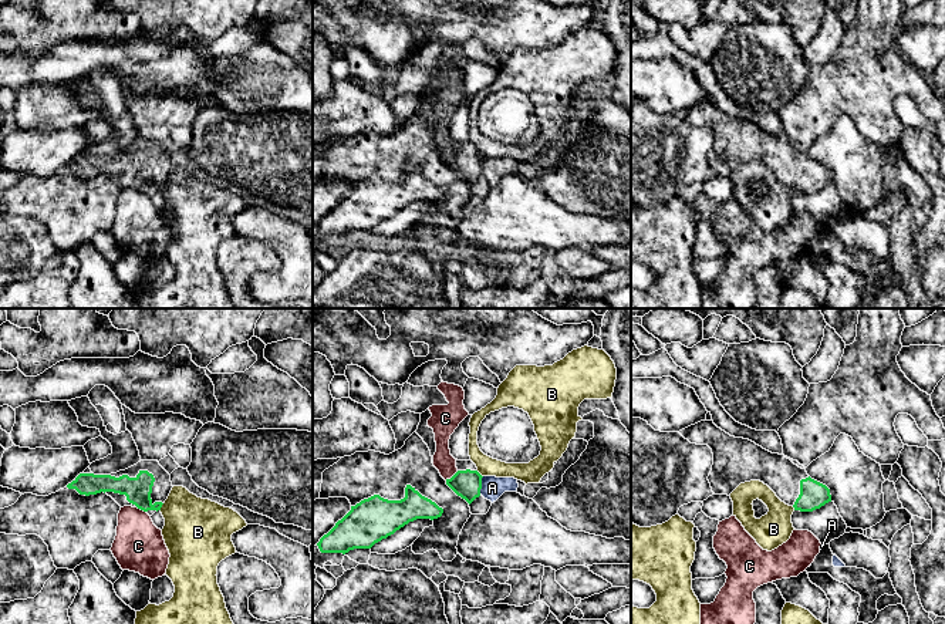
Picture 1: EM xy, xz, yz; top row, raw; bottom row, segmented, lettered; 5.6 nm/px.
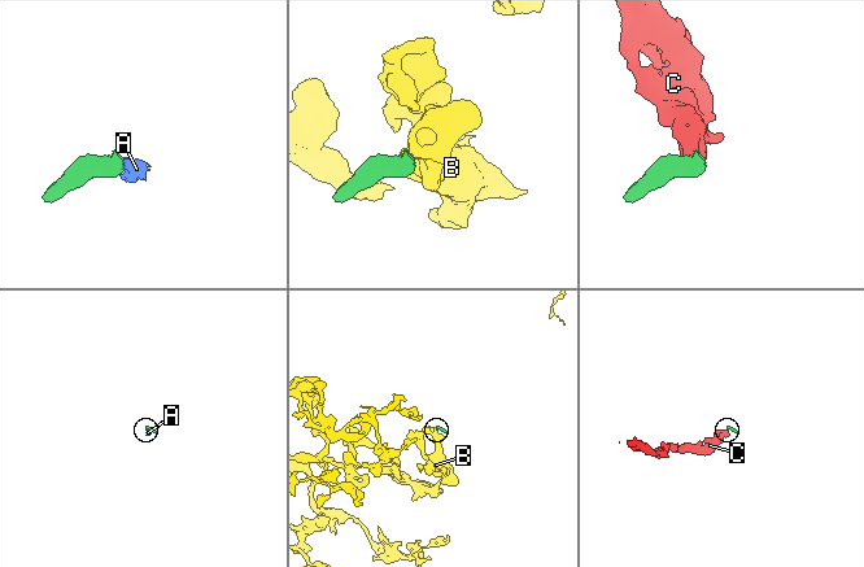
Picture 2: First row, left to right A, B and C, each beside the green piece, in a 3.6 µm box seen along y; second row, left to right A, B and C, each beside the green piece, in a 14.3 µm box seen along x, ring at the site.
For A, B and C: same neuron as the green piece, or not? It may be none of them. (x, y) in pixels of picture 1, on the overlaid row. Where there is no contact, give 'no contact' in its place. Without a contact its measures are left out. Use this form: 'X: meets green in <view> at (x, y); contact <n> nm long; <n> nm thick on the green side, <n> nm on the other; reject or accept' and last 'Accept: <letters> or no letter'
A: meets green in xz at (481, 485); contact 110 nm long; 160 nm thick on the green side, 130 nm on the other; reject
B: meets green in xy at (161, 506); contact 50 nm long; 150 nm thick on the green side, 380 nm on the other; reject
C: meets green in xz at (452, 476); contact 90 nm long; 160 nm thick on the green side, 110 nm on the other; reject
Accept: no letter

